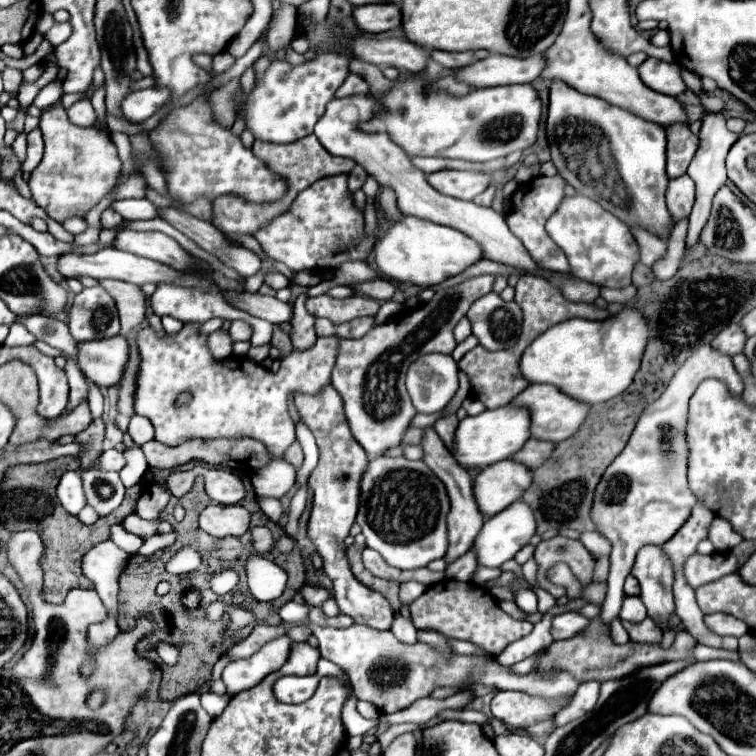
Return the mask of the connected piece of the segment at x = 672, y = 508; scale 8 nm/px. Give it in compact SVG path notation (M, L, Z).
M702 345L676 371L660 399L650 403L648 409L644 409L642 417L636 423L636 429L630 435L628 445L612 461L612 465L602 475L600 485L596 487L592 521L596 523L598 531L612 543L608 595L602 603L600 613L600 621L606 627L610 627L610 623L620 613L624 601L622 585L632 571L638 551L644 545L664 545L664 541L668 541L668 537L674 537L676 529L680 529L680 525L684 525L684 521L692 513L696 497L692 495L686 479L686 415L688 401L696 391L698 383L710 377L724 381L734 395L742 393L744 389L742 377L732 365L732 357L712 349L710 345Z

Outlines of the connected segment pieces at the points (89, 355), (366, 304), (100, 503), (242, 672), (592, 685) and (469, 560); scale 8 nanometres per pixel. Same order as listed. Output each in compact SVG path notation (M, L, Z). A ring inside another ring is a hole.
M122 335L104 341L78 343L78 367L98 387L112 387L120 381L128 359L128 343Z
M320 295L310 297L306 301L306 309L314 317L326 317L334 325L340 325L356 317L374 317L380 309L380 301L364 295L354 295L348 299L334 299L330 295Z
M88 469L82 473L82 481L88 505L92 505L100 517L112 513L124 499L124 485L114 471Z
M278 637L274 641L268 641L252 657L230 663L221 675L228 691L234 695L234 691L250 689L256 683L260 683L268 673L278 671L284 665L284 661L288 661L292 645L294 641L290 637Z
M584 681L584 683L580 683L572 703L568 707L564 707L562 711L558 711L556 717L552 719L554 727L564 727L570 721L574 721L574 719L582 717L584 713L592 711L596 701L598 701L598 693L600 693L600 681Z
M468 549L468 553L464 553L462 557L458 557L454 563L448 565L446 569L446 577L448 579L456 579L456 581L472 581L472 575L476 571L478 563L476 563L476 553L472 553Z

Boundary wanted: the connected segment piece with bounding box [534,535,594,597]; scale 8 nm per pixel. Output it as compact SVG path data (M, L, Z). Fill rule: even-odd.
M552 537L546 541L540 541L540 545L536 547L534 559L538 563L538 579L540 583L548 583L550 585L550 593L554 597L562 597L566 595L566 589L560 585L554 585L552 581L548 581L546 573L550 567L554 567L556 563L566 563L574 577L586 585L592 581L592 573L594 573L594 557L590 555L590 551L574 539L568 537Z

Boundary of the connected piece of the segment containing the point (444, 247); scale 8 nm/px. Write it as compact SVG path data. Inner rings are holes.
M402 217L402 221L394 223L376 243L376 263L380 267L380 273L390 281L418 287L438 285L478 263L482 257L484 251L480 249L480 245L476 245L476 241L472 241L464 233L418 217Z

